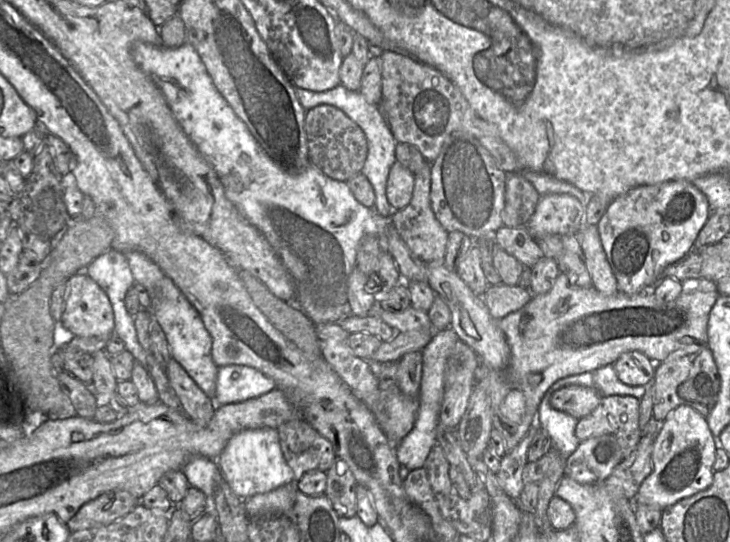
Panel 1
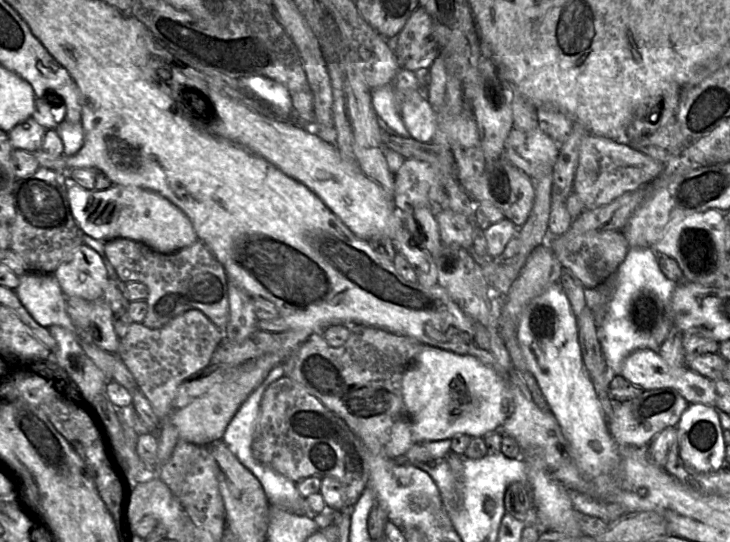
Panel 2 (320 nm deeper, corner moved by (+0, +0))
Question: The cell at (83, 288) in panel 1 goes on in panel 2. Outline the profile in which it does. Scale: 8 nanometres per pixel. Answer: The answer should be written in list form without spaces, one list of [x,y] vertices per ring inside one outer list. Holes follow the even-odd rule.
[[[85,244],[68,253],[53,276],[66,297],[75,296],[88,302],[103,297],[109,279],[99,254]]]

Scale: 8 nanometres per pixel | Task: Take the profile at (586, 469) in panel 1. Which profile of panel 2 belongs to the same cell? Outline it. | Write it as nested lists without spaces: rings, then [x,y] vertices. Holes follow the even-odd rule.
[[[673,388],[644,390],[638,397],[614,406],[608,419],[609,430],[618,446],[646,448],[662,430],[676,426],[688,406],[685,398]]]

